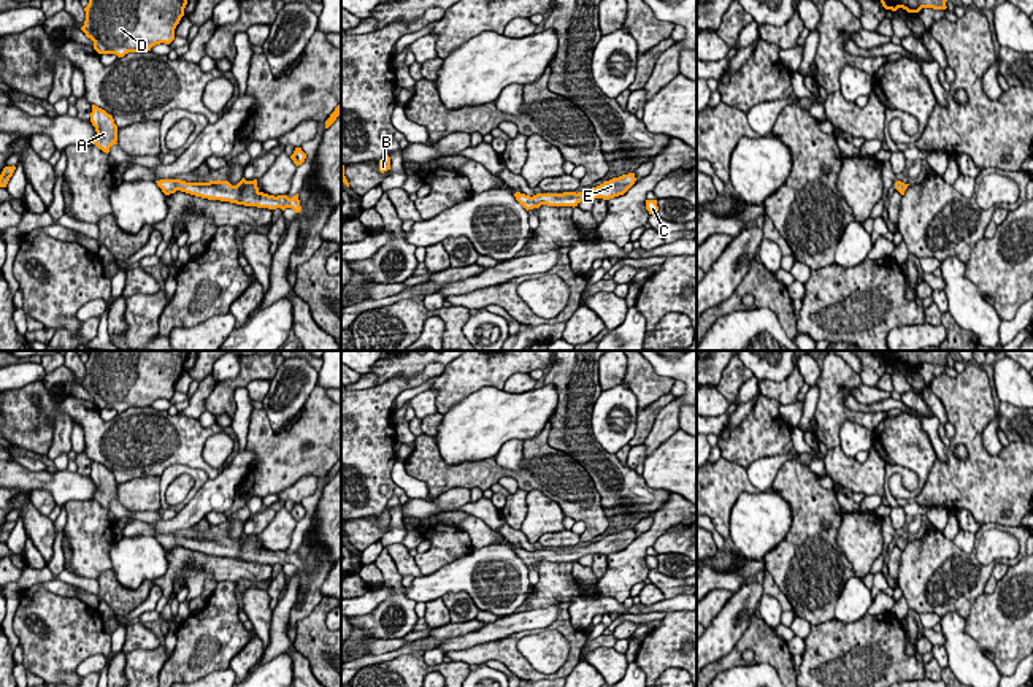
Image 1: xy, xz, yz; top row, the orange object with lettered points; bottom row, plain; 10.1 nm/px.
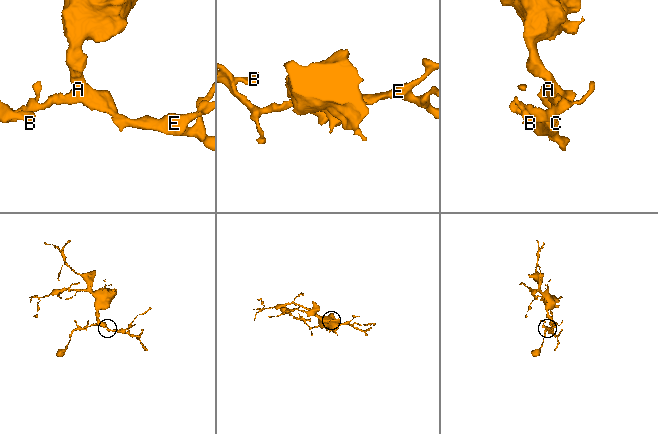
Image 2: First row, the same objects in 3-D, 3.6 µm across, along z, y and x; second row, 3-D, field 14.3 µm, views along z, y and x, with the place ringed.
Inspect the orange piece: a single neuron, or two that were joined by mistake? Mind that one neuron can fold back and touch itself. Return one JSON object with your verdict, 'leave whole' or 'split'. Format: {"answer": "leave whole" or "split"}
{"answer": "leave whole"}

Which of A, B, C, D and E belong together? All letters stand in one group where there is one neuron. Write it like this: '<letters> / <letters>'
A B C D E

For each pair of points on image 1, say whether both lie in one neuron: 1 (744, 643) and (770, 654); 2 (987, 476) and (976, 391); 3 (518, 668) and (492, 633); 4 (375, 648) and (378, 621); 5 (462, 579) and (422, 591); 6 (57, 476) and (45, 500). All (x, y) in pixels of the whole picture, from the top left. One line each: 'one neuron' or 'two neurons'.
1: one neuron
2: one neuron
3: two neurons
4: two neurons
5: one neuron
6: two neurons

